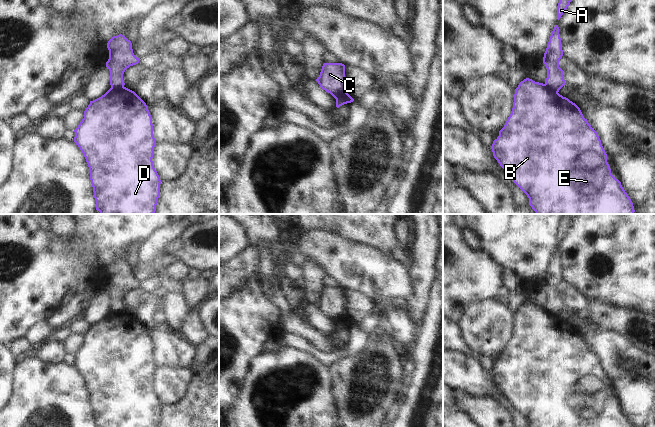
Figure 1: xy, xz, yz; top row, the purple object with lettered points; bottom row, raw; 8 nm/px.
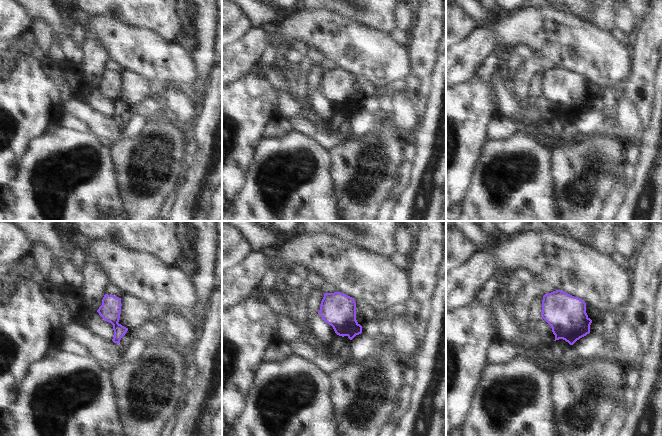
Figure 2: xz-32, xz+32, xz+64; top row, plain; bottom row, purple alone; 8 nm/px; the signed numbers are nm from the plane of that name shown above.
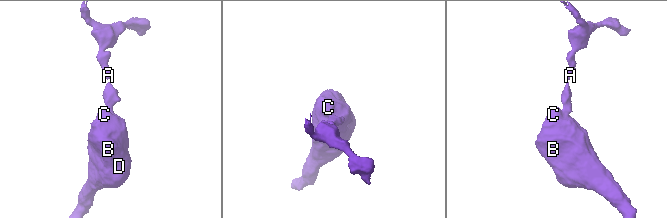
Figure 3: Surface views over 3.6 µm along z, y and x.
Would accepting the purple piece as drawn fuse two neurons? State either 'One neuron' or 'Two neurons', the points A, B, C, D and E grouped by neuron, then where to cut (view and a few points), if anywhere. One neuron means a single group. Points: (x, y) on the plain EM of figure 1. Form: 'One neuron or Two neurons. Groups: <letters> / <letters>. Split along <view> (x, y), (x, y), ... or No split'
Two neurons. Groups: A / B C D E. Split along xz (336, 322), (342, 320), (347, 326).

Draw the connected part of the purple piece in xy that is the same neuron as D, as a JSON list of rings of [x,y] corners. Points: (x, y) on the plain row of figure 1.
[[[110,312],[101,321],[90,325],[84,342],[74,354],[74,366],[83,377],[89,391],[90,404],[96,427],[157,427],[161,404],[153,389],[156,364],[152,341],[146,327],[132,314]]]

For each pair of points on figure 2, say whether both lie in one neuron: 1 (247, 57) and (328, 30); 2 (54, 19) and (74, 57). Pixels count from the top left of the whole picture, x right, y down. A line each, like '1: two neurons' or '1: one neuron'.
1: one neuron
2: one neuron

